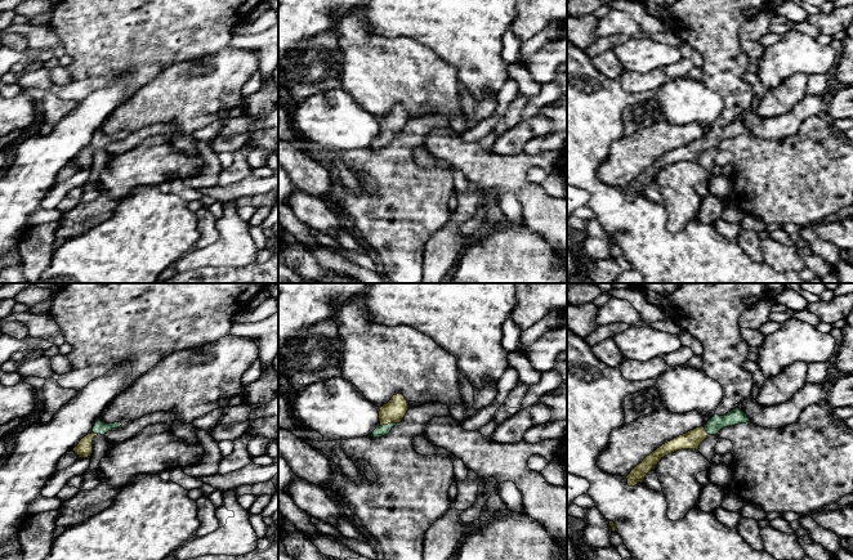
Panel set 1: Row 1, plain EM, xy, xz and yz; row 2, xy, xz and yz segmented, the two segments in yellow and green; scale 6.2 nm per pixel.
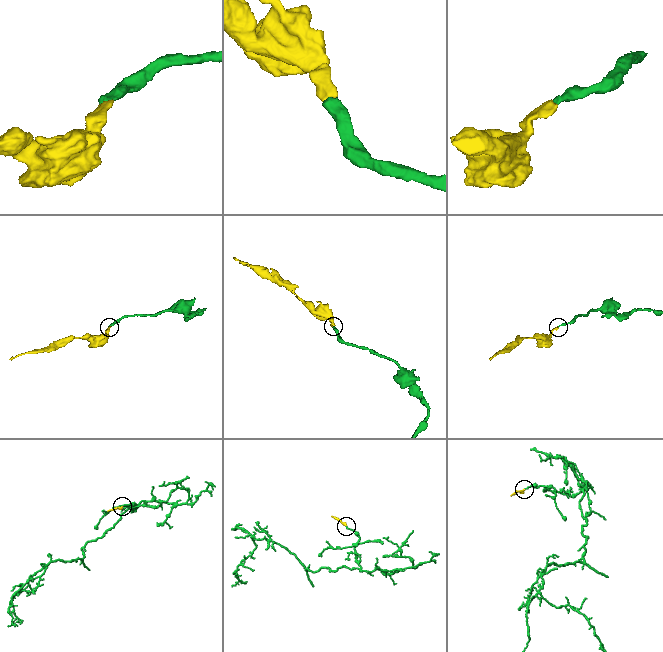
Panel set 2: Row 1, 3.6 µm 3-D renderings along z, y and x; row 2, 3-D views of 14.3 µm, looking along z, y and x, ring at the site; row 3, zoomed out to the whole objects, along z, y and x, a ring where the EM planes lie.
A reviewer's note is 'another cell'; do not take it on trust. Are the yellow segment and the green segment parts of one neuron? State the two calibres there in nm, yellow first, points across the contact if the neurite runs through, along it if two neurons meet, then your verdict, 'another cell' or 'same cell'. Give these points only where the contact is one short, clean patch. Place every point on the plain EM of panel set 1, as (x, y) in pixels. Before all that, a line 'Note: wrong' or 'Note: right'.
Note: wrong
calibres 140 and 70 nm; way xz (397, 119), (389, 126), (388, 134), (383, 142); same cell

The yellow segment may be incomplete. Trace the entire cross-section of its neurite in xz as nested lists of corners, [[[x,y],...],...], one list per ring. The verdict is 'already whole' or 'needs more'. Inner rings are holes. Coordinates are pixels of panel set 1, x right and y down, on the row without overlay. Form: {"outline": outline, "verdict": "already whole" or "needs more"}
{"outline": [[[397,106],[379,121],[380,138],[372,143],[371,149],[381,149],[388,147],[390,142],[406,127],[408,115],[402,106]]], "verdict": "needs more"}

